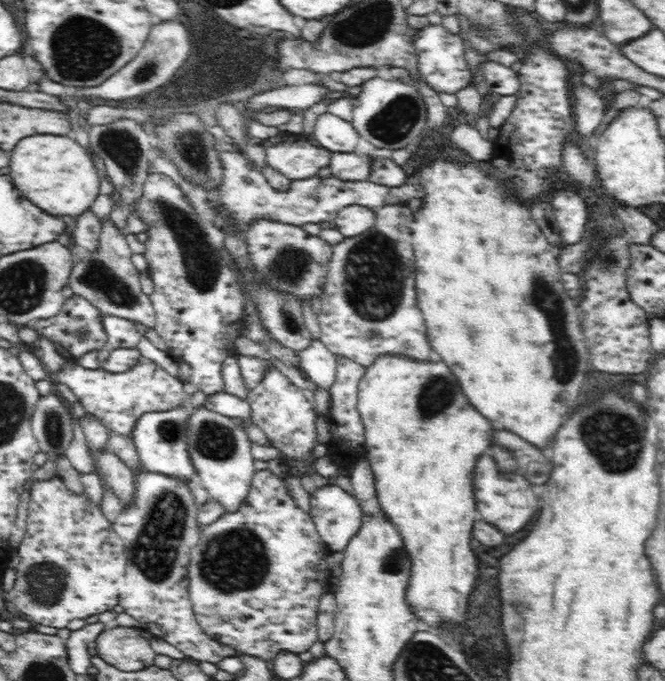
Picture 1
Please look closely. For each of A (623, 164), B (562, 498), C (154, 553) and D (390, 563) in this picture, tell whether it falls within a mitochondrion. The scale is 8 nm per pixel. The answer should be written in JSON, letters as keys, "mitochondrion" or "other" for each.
{"A":"other","B":"other","C":"mitochondrion","D":"mitochondrion"}

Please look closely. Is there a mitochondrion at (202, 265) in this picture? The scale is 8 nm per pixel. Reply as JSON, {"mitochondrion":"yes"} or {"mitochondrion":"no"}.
{"mitochondrion":"yes"}

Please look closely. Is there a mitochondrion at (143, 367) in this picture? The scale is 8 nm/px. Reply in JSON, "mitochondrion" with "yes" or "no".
{"mitochondrion":"no"}

